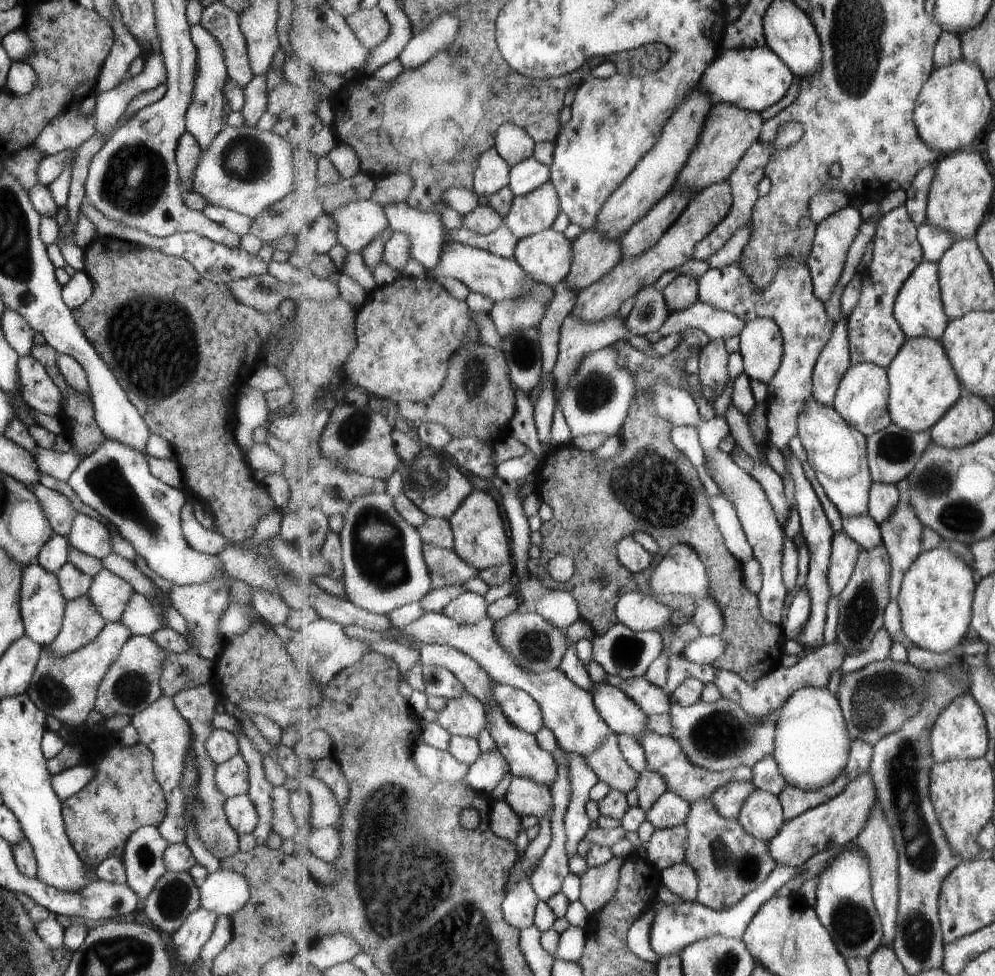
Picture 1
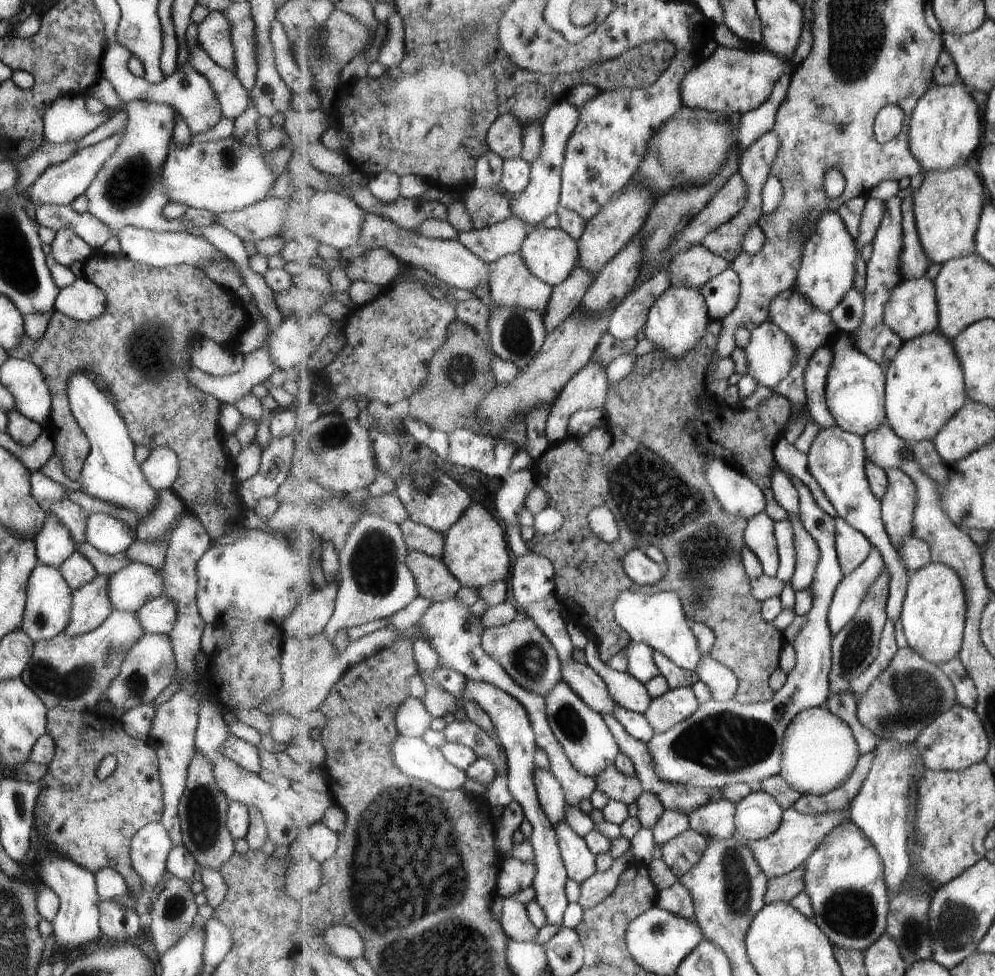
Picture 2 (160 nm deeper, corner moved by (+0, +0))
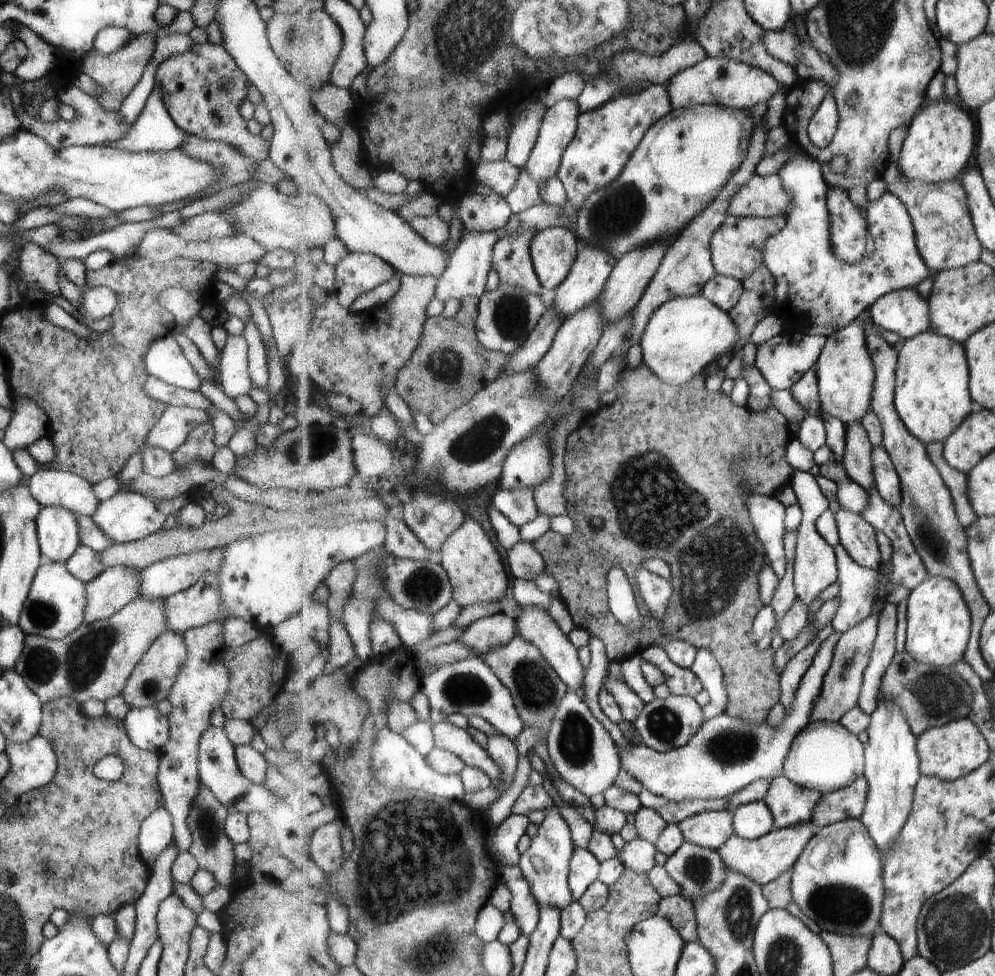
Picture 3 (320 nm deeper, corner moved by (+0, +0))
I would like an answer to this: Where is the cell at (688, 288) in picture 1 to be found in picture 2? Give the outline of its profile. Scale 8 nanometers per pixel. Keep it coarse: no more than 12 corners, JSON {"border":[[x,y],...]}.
{"border":[[669,287],[645,334],[682,361],[710,320],[700,289]]}

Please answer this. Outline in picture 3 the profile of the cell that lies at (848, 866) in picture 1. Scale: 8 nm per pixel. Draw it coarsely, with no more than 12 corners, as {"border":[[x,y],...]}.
{"border":[[861,819],[817,828],[792,866],[823,931],[880,931],[882,852]]}

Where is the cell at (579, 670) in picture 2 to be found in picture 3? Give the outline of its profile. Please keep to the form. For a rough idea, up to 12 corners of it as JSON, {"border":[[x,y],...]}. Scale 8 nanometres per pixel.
{"border":[[523,605],[518,634],[584,692],[580,650],[548,610]]}

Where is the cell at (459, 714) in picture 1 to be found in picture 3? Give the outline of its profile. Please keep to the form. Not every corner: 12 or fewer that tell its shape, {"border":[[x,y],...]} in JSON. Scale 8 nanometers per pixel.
{"border":[[447,719],[431,726],[437,747],[479,768],[501,776],[487,749]]}

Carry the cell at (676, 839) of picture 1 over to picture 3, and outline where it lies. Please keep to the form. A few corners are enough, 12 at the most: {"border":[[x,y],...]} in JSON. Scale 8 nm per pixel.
{"border":[[689,841],[663,867],[690,901],[719,890],[729,870]]}

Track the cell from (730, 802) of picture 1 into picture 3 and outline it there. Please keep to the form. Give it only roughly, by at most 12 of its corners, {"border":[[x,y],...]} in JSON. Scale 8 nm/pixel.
{"border":[[705,811],[678,825],[686,841],[719,850],[734,812]]}

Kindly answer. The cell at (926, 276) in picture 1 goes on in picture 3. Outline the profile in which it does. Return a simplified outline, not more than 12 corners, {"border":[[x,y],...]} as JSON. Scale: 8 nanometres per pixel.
{"border":[[917,289],[870,306],[877,326],[905,341],[931,330],[930,303]]}

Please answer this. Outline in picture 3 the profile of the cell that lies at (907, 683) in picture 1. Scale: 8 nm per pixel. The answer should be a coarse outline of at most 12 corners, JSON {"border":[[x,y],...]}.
{"border":[[897,653],[882,692],[913,732],[970,718],[976,694],[955,667]]}

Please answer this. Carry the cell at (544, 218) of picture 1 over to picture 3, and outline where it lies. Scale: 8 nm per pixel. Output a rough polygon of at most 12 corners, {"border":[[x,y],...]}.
{"border":[[579,103],[546,112],[525,168],[539,188],[557,177],[578,129]]}

